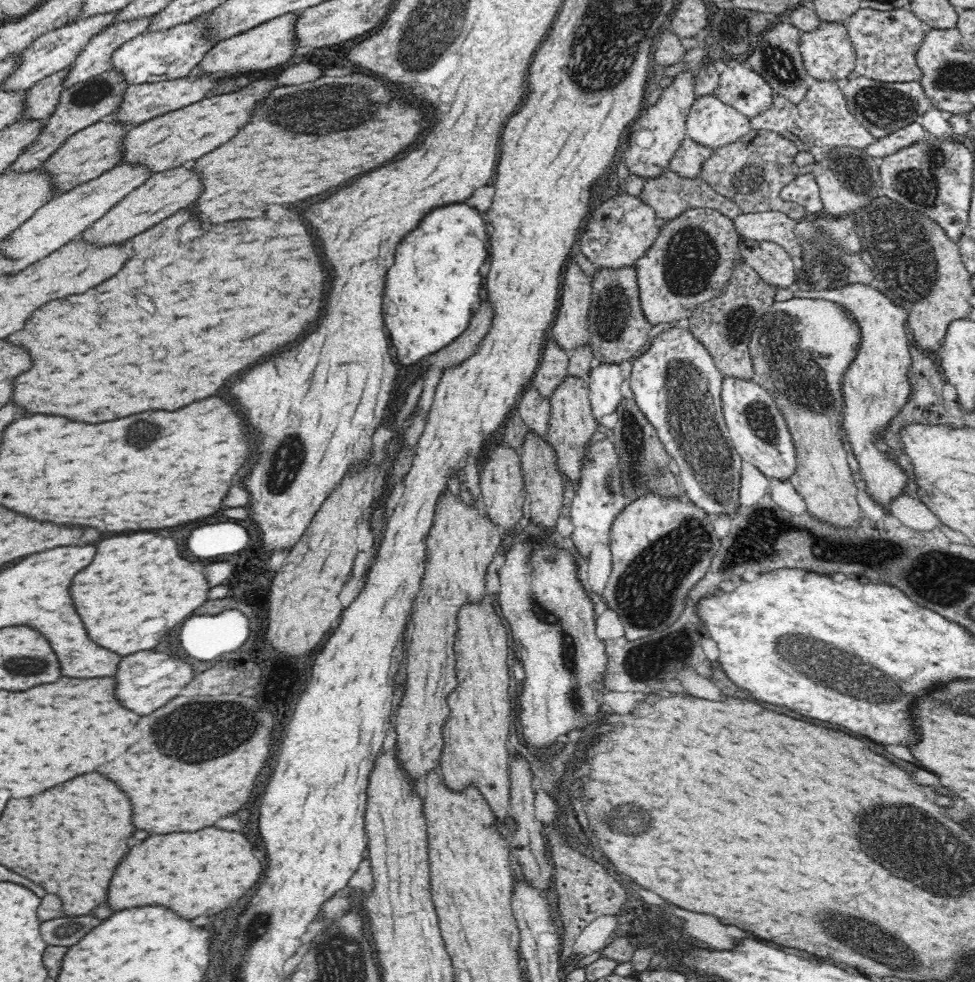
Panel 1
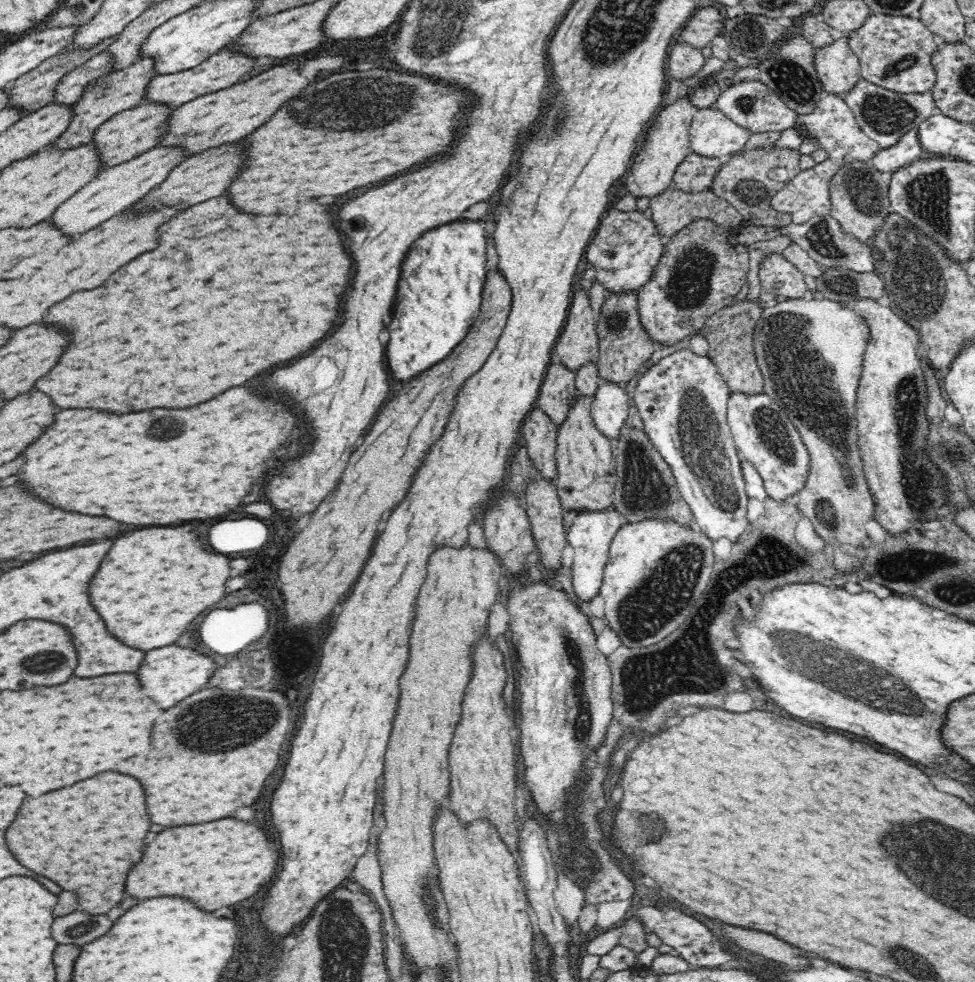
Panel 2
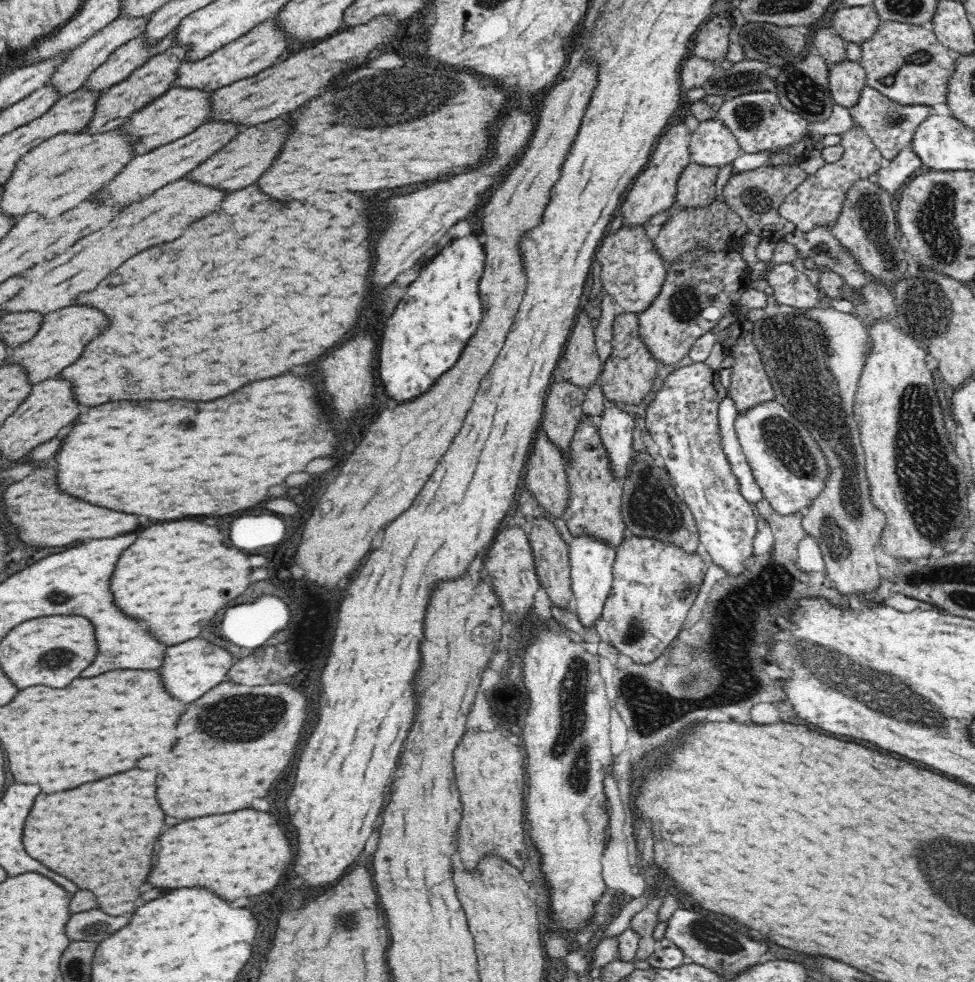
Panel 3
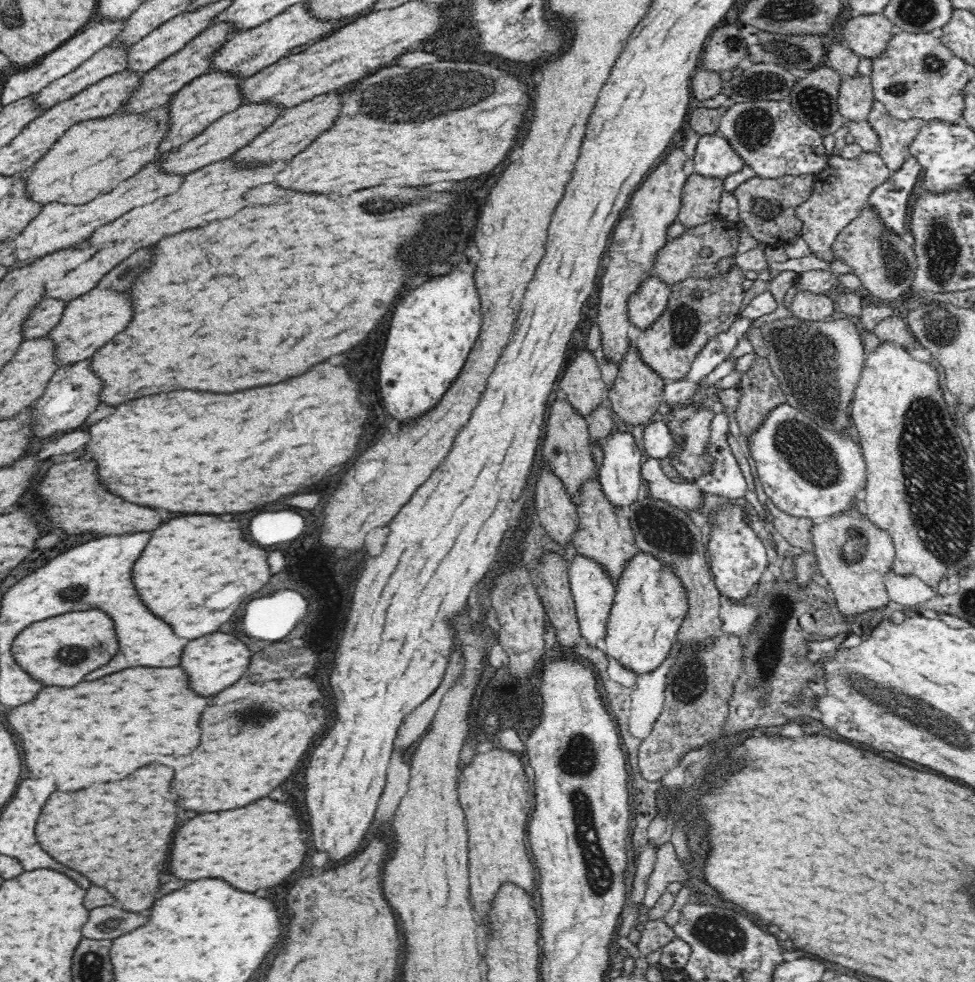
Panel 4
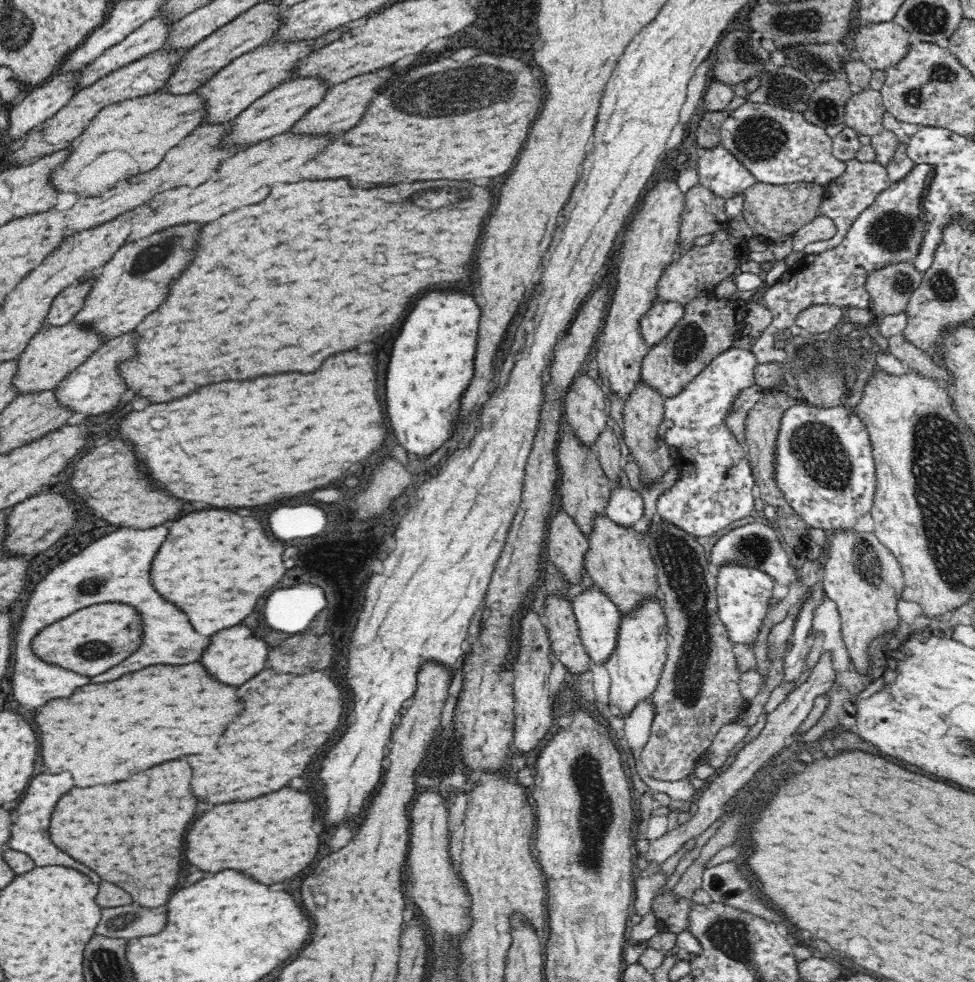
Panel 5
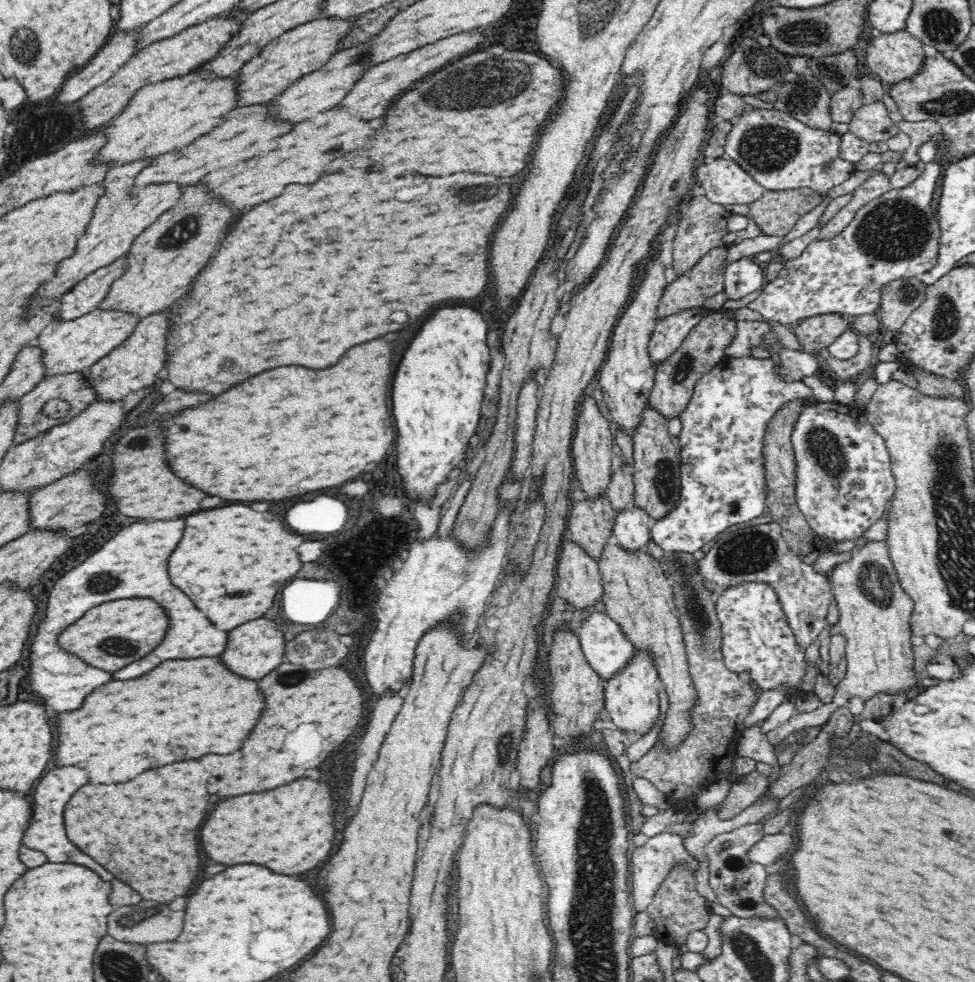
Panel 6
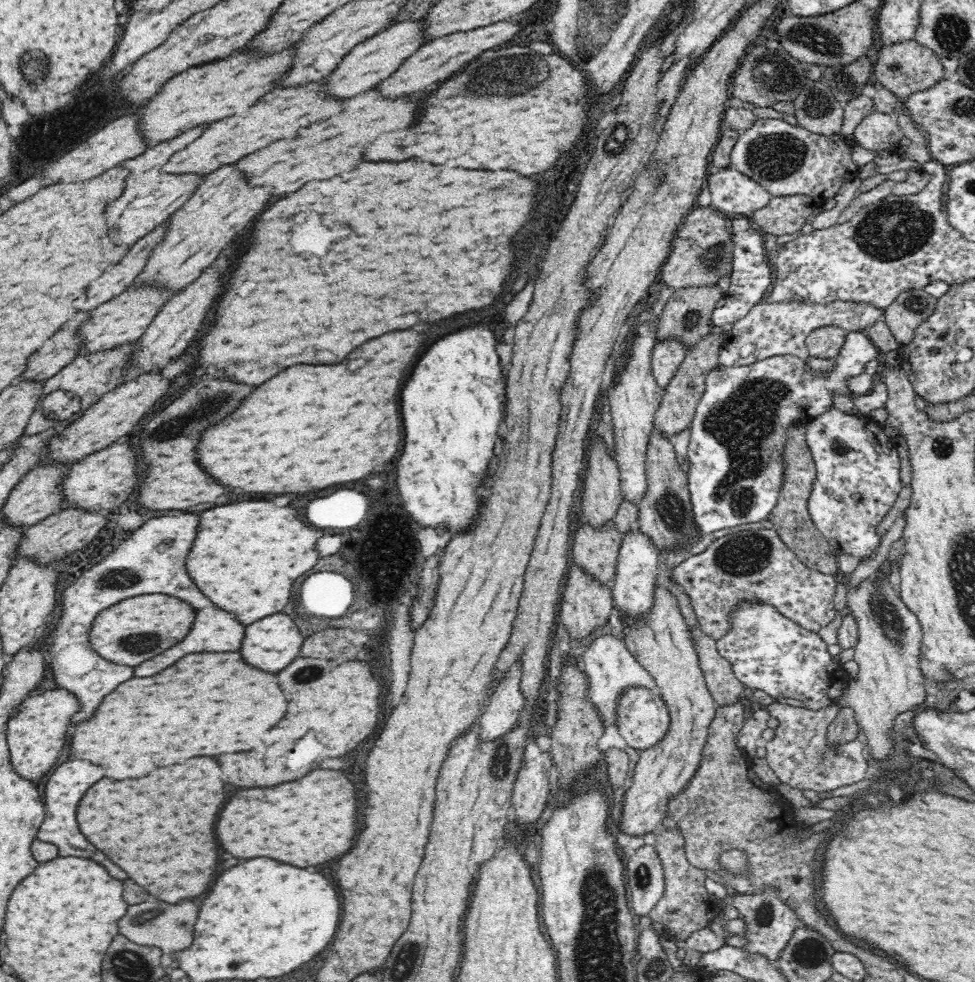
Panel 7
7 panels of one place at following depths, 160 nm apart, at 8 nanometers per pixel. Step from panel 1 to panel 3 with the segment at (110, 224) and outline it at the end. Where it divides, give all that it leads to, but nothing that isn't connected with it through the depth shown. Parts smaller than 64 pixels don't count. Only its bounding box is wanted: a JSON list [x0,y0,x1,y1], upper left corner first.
[182,118,288,190]

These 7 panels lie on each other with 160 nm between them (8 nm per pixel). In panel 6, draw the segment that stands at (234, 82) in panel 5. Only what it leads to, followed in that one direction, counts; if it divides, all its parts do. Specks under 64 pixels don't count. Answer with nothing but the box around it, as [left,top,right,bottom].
[232,17,350,107]

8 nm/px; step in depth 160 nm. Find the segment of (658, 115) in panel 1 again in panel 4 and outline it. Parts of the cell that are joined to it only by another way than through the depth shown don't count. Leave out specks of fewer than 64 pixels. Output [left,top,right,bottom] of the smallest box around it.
[597,146,688,365]

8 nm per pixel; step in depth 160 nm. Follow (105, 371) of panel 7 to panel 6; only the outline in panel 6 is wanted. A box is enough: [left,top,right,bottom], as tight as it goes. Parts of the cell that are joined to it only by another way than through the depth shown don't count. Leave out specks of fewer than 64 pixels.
[13,372,96,445]

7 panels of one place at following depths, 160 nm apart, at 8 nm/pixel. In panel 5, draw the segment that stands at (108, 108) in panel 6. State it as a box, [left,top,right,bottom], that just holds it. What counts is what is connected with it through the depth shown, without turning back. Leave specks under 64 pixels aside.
[9,49,180,166]

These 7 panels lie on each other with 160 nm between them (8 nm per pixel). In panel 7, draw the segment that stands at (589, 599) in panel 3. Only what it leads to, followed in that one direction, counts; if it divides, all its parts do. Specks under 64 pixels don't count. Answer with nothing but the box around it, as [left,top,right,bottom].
[583,634,657,726]

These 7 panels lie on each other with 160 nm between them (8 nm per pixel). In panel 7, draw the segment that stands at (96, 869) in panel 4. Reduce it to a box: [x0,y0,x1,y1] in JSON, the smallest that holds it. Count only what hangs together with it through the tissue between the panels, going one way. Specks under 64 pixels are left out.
[76,758,226,904]

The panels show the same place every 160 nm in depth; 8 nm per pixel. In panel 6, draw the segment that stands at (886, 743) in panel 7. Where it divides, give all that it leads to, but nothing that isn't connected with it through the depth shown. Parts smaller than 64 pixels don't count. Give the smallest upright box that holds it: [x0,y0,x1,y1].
[768,540,914,746]

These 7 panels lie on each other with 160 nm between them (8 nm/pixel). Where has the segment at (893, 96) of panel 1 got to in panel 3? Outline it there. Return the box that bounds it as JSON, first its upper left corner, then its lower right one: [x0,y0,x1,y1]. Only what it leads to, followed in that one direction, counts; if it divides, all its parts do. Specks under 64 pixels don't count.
[846,86,933,161]

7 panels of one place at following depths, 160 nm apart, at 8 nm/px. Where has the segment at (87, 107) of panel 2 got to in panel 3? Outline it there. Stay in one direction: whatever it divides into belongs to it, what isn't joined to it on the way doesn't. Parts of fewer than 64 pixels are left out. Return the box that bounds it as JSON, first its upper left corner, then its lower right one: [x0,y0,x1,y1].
[82,46,190,134]

